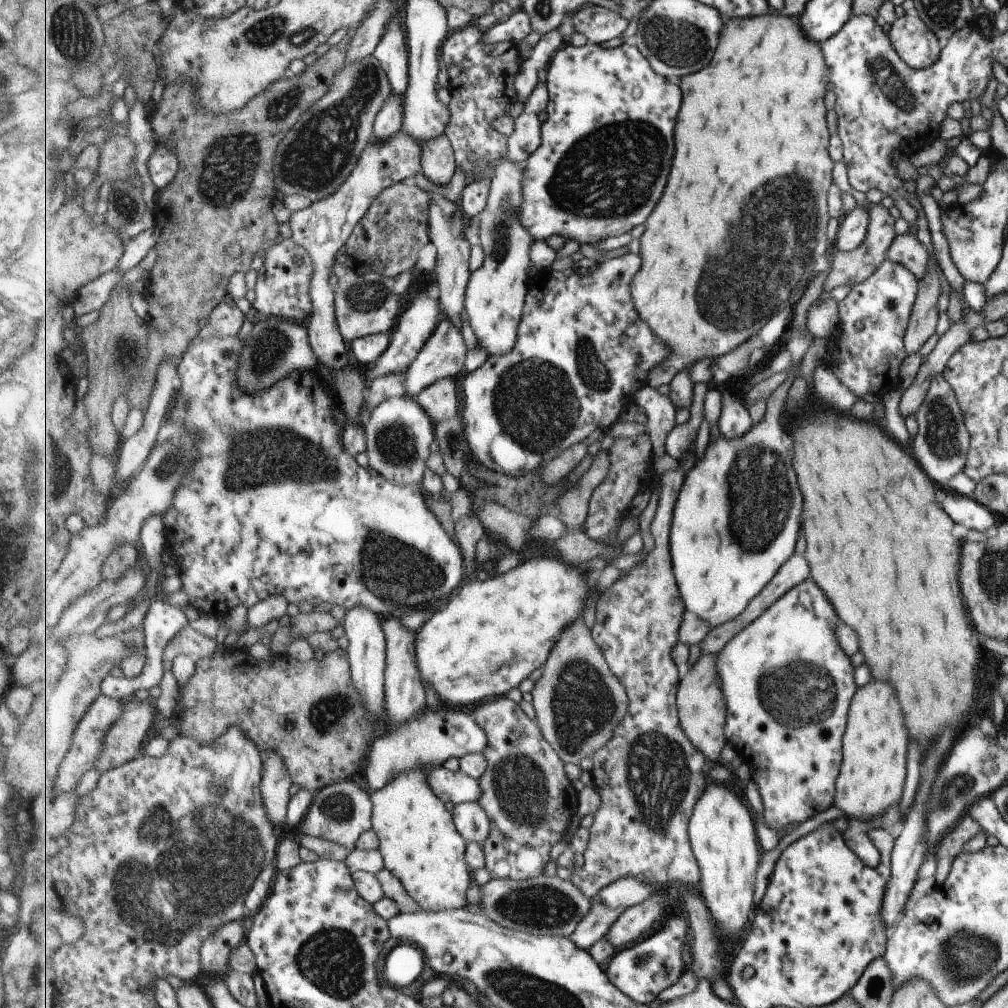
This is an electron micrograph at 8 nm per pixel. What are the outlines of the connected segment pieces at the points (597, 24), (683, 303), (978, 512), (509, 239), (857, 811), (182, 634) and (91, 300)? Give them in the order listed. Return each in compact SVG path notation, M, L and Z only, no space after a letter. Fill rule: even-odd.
M589 5L575 12L573 24L591 43L603 44L619 38L629 21L617 11L599 5Z
M765 14L763 18L733 18L727 24L727 30L723 30L723 38L719 40L715 62L711 62L711 66L707 66L705 70L681 80L683 90L687 90L687 98L683 102L683 110L679 114L679 126L675 130L677 152L675 152L675 166L671 172L671 184L667 186L667 194L661 198L659 206L655 208L655 214L651 214L651 218L647 220L647 232L643 236L643 242L641 242L643 248L639 252L643 256L642 269L635 275L631 285L634 303L638 307L639 314L649 323L653 332L668 346L668 349L672 350L672 355L666 363L655 366L649 372L647 386L652 389L661 384L670 385L675 376L686 366L694 366L697 361L705 357L716 358L752 338L775 314L779 314L787 306L793 307L794 301L803 294L803 288L811 286L811 282L815 282L815 275L819 274L819 262L815 262L815 258L824 254L830 245L826 239L826 226L828 220L831 220L830 210L827 210L827 194L831 192L831 186L835 186L835 158L831 158L831 126L827 126L827 86L831 88L829 78L831 69L826 65L820 44L808 39L803 32L802 22L798 16Z
M945 492L941 508L951 516L955 524L965 524L967 530L993 530L999 519L991 514L982 504L979 504L972 497L964 497L951 492L951 496Z
M504 157L498 164L494 175L488 180L490 195L485 210L475 218L479 225L479 238L486 257L479 270L476 270L468 282L466 290L465 308L471 328L477 338L477 344L487 350L489 356L504 355L514 349L518 340L518 330L526 306L526 296L530 292L530 278L532 270L531 247L534 238L523 226L520 219L520 208L523 204L524 180L526 177L525 165Z
M867 682L859 688L850 701L847 738L842 738L843 774L839 775L839 786L835 786L835 806L843 810L843 816L852 816L869 821L886 811L888 806L899 803L903 782L905 782L905 746L907 730L903 724L903 714L899 710L895 690L887 682Z
M187 625L177 633L177 636L173 640L171 640L164 652L164 672L171 668L173 660L181 653L188 653L193 657L200 657L205 654L211 656L214 650L217 650L217 640L210 639Z
M113 269L106 275L89 283L80 290L78 300L73 302L74 316L83 316L87 312L97 312L106 308L113 287L121 280L123 272Z

